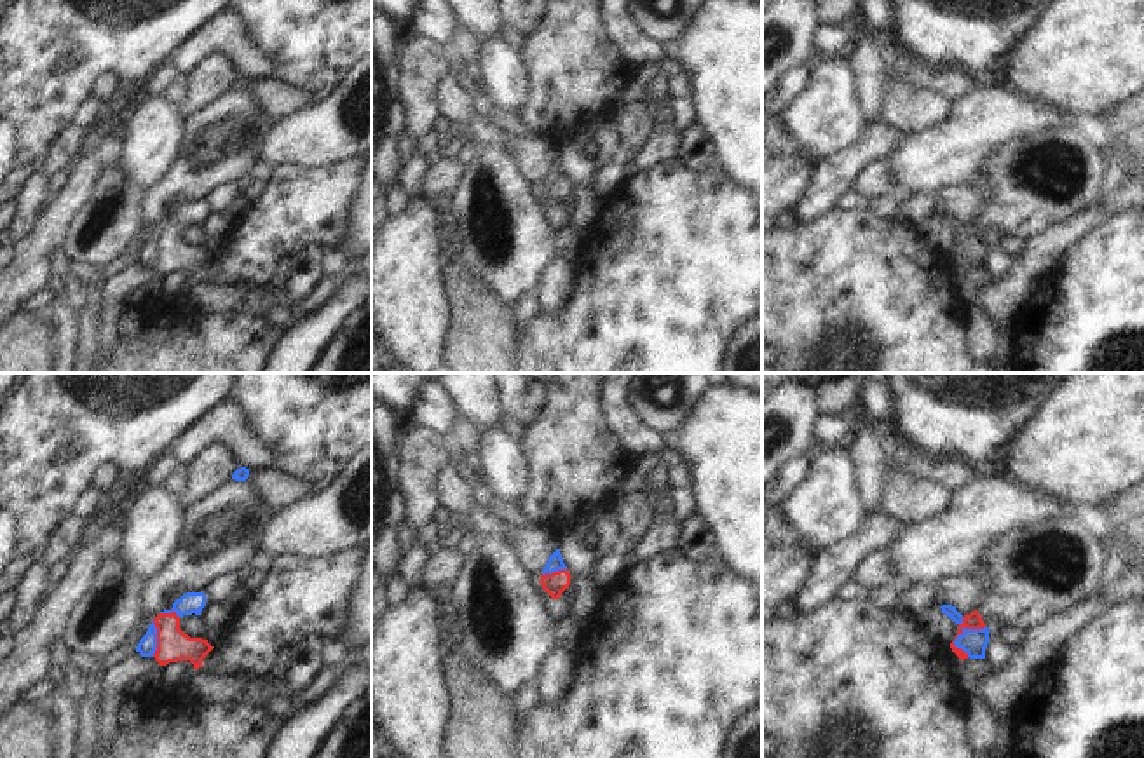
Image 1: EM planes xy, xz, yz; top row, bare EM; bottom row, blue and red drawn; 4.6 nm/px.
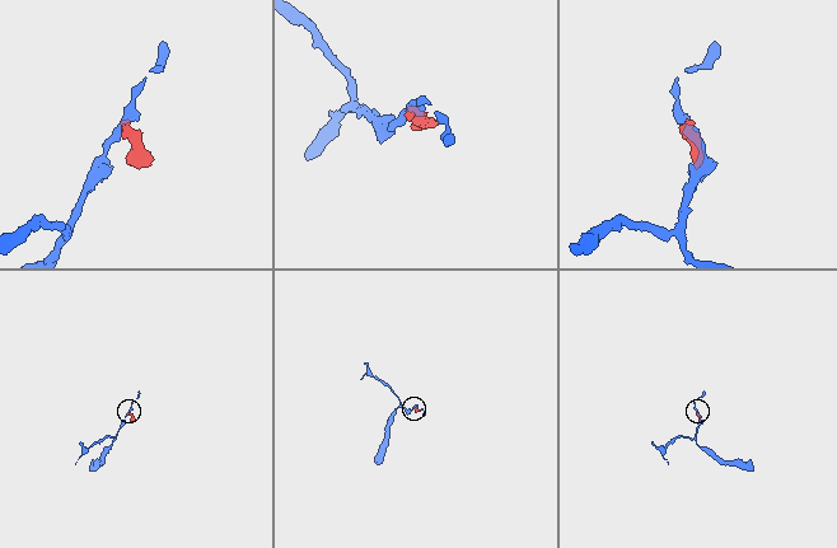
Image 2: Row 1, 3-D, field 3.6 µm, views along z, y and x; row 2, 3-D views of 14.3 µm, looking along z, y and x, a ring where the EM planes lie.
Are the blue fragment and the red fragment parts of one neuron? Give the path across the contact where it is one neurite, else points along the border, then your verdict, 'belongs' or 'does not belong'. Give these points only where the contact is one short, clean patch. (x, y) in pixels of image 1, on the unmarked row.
along yz (961, 227), (963, 239), (954, 253), (968, 265) | does not belong

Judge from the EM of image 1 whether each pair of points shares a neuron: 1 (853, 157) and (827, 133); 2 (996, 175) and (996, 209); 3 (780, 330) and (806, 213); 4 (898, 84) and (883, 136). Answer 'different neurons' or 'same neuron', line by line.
1: different neurons
2: same neuron
3: different neurons
4: different neurons

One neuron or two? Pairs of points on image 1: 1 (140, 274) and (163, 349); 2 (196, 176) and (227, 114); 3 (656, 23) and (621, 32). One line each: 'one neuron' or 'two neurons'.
1: two neurons
2: one neuron
3: two neurons

